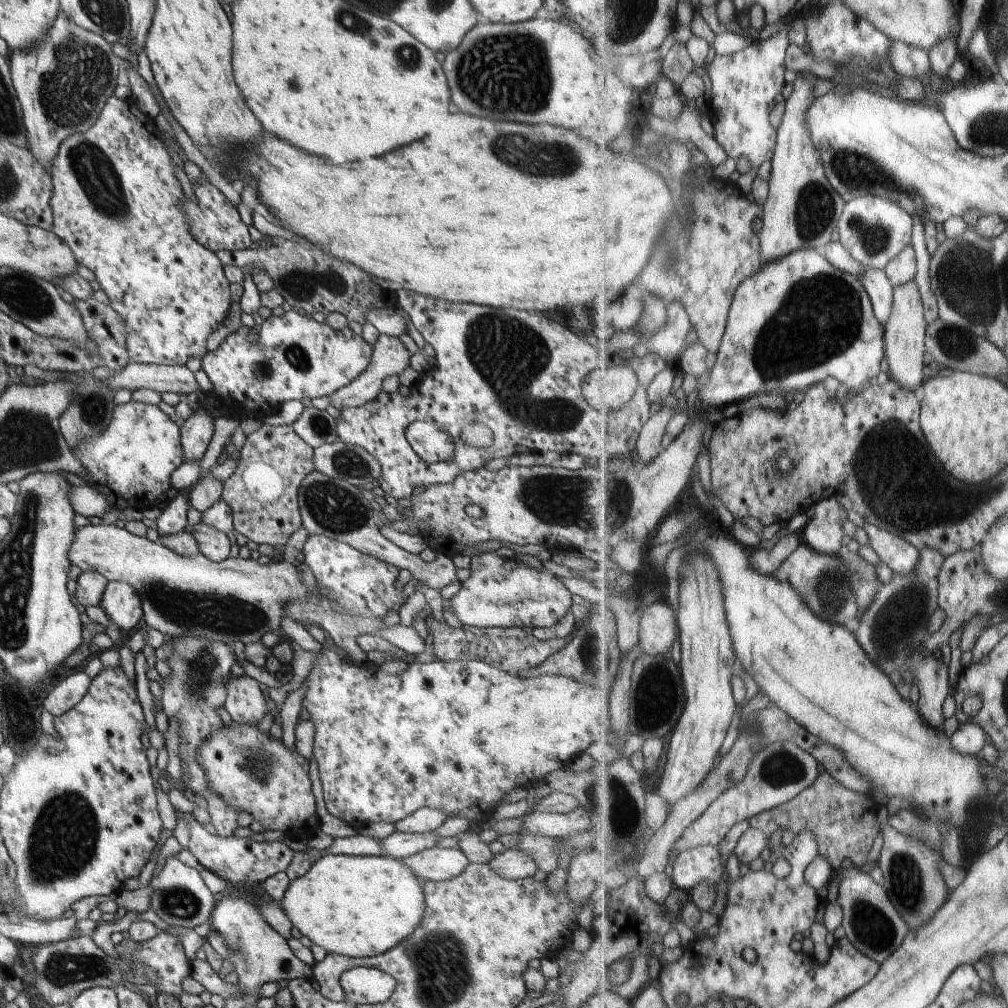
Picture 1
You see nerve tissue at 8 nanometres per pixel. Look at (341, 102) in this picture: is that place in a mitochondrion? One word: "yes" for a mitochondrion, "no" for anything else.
no

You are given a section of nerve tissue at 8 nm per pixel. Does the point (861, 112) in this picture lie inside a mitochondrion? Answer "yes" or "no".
no

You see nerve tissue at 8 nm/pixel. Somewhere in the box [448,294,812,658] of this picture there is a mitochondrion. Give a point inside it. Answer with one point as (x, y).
(509, 354)

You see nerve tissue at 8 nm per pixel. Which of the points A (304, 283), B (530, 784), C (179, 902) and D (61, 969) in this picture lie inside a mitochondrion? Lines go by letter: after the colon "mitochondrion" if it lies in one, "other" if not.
A: mitochondrion
B: other
C: mitochondrion
D: mitochondrion

